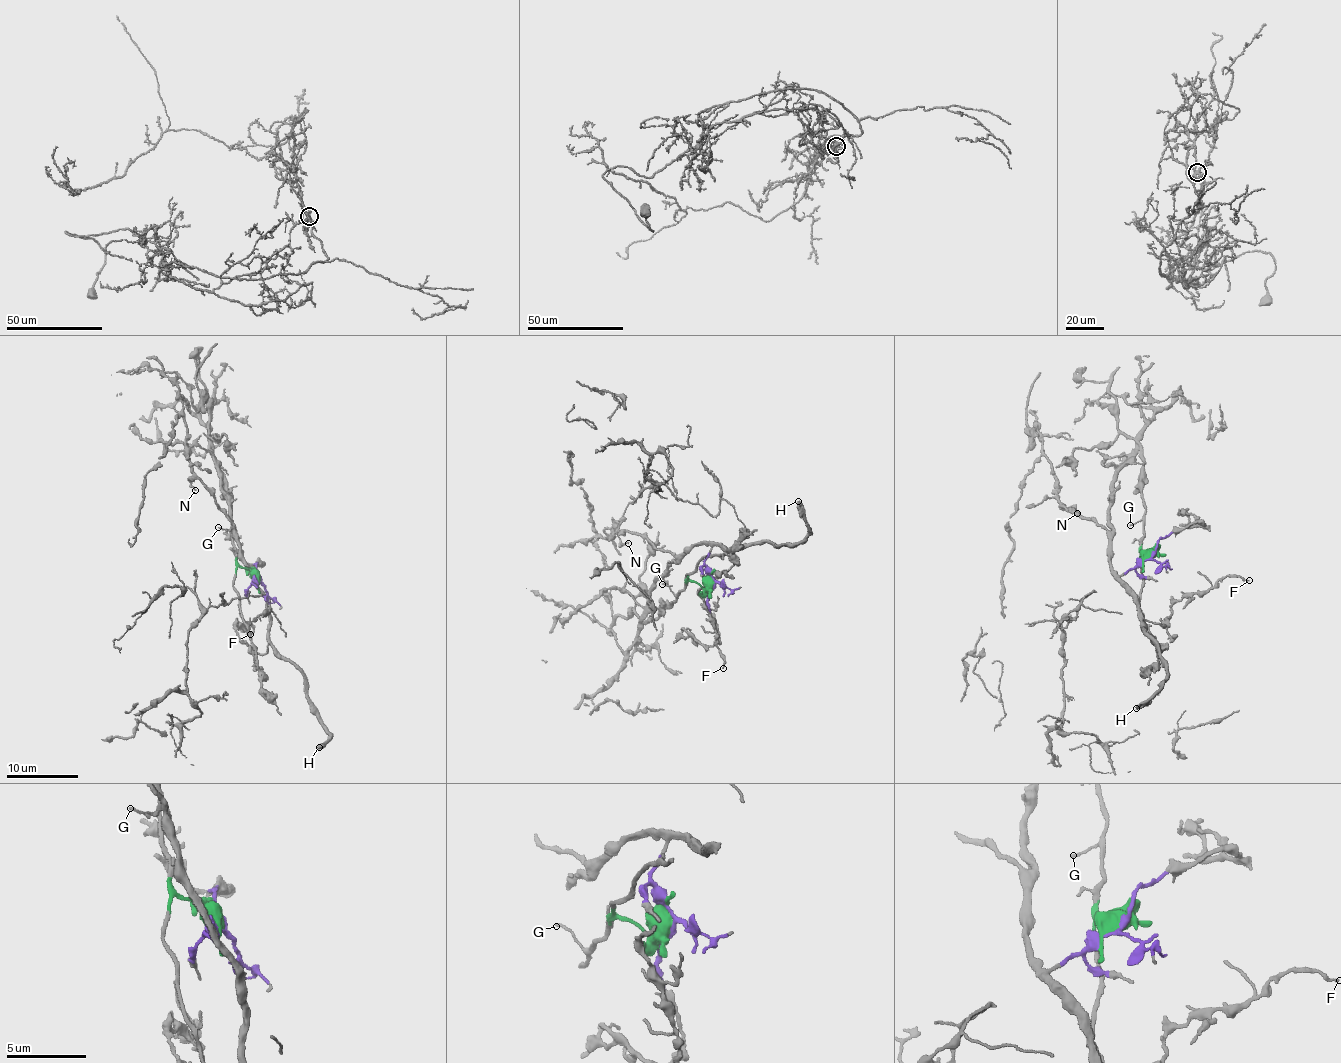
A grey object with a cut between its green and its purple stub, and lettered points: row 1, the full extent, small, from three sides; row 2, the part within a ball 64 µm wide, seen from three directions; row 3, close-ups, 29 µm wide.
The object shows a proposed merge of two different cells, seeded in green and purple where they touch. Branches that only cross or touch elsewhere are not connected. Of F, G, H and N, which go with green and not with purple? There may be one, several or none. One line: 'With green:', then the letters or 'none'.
With green: G

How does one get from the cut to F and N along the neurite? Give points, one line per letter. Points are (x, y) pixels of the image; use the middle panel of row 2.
F: (714, 583), (705, 560), (714, 544), (722, 544), (729, 548), (733, 562), (699, 593), (724, 659), (723, 668)
N: (714, 583), (705, 562), (708, 545), (690, 548), (678, 557), (645, 538), (620, 534), (620, 542), (629, 544)

